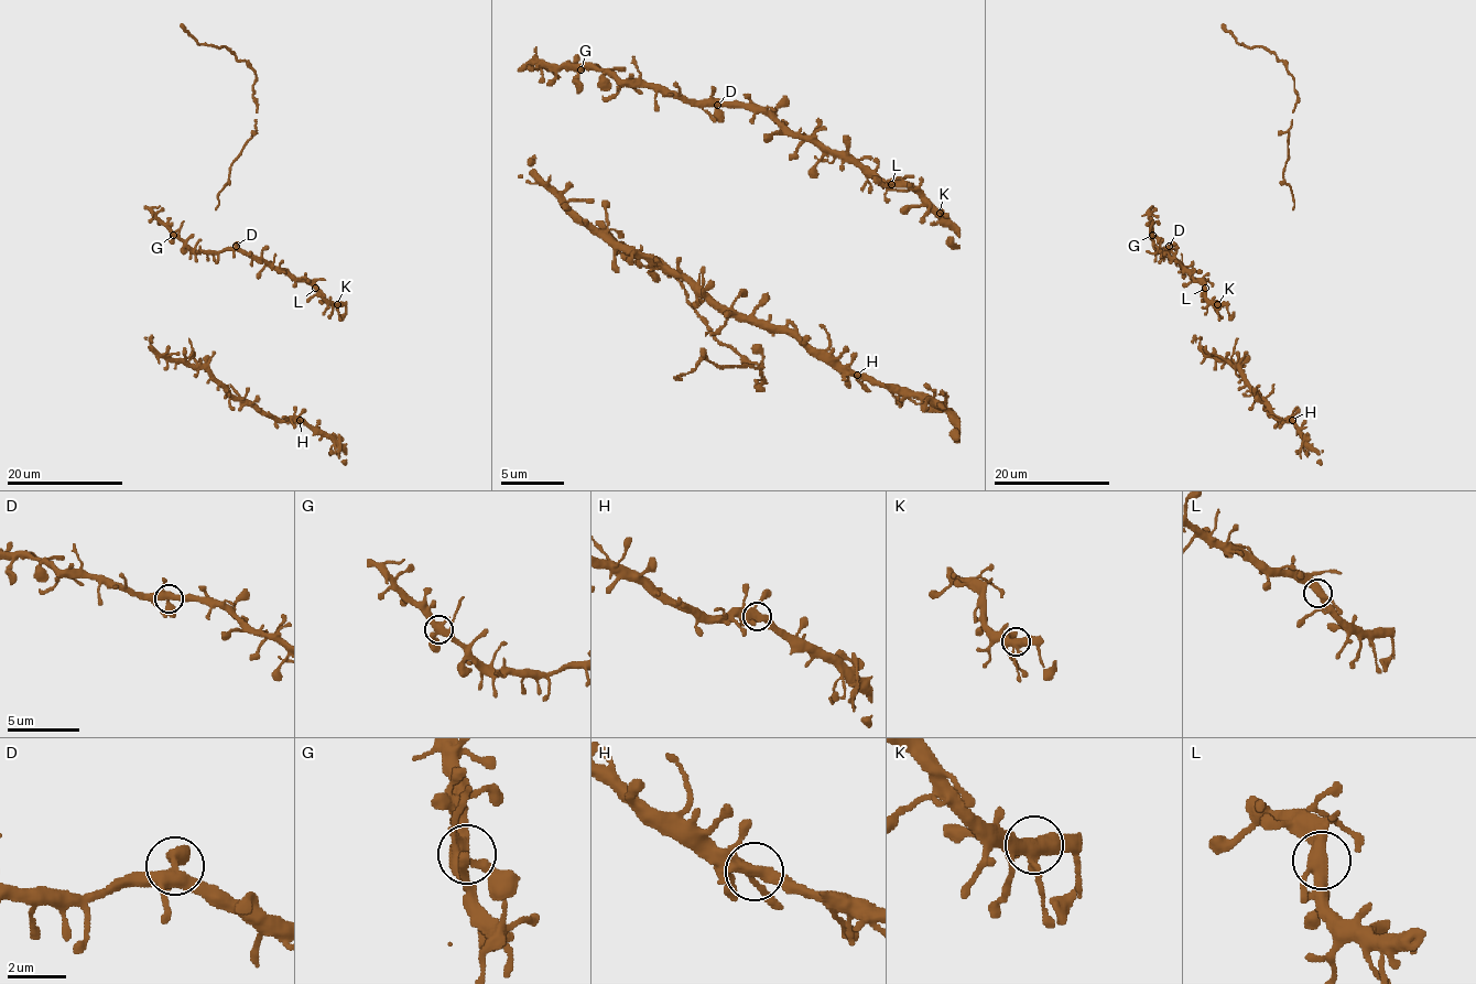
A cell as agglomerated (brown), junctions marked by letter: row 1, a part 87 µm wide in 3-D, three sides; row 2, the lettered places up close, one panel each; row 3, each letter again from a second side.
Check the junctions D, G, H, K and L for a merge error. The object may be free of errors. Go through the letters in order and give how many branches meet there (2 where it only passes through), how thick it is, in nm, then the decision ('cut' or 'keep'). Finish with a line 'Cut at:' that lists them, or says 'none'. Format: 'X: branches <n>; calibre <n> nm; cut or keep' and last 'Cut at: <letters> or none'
D: branches 4; calibre 400 nm; keep
G: branches 4; calibre 400 nm; keep
H: branches 3; calibre 440 nm; keep
K: branches 4; calibre 440 nm; keep
L: branches 3; calibre 400 nm; keep
Cut at: none

